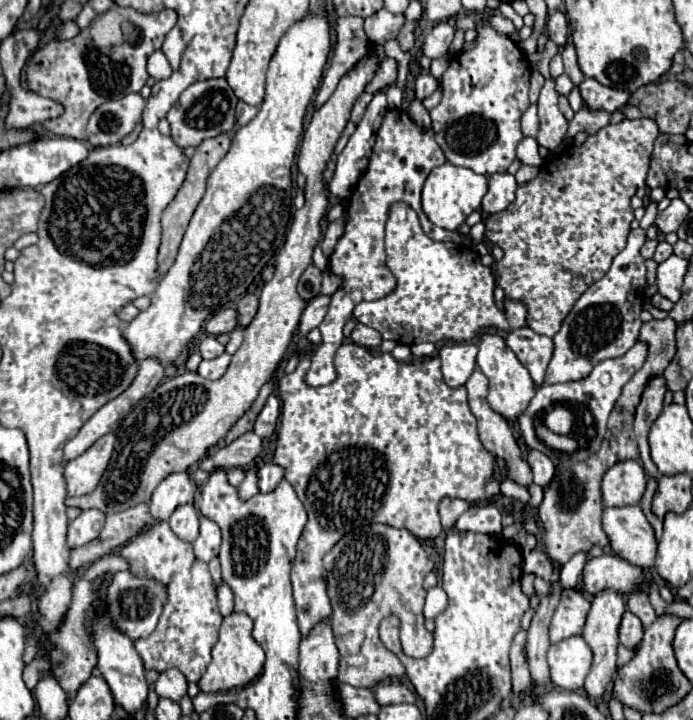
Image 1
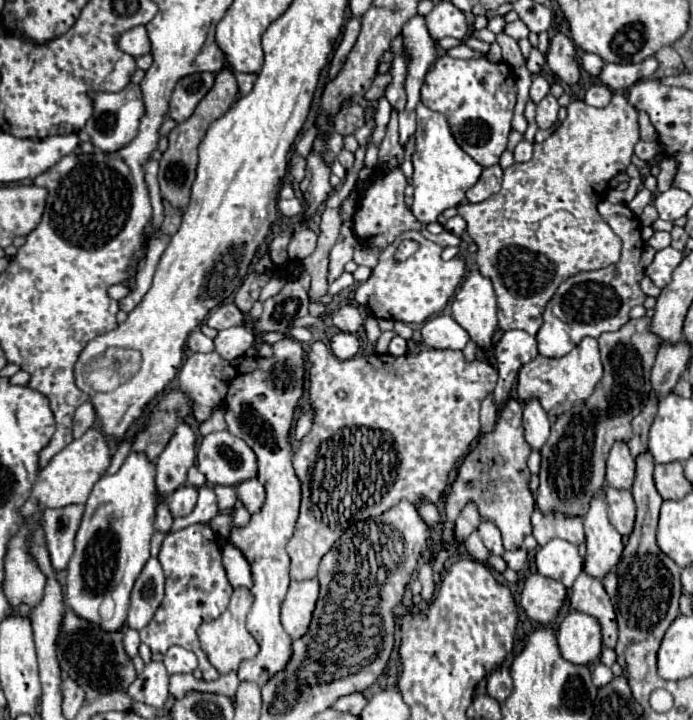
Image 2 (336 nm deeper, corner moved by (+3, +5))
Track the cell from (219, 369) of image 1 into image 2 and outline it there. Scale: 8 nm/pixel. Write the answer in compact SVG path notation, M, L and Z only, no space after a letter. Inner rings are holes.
M232 326L226 330L220 330L218 336L214 338L216 344L216 352L226 358L226 360L234 360L246 354L248 348L252 348L256 336L252 330L246 330L244 326Z

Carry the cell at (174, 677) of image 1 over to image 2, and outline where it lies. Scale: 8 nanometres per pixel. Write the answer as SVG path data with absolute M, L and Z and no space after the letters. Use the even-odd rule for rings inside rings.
M172 646L164 654L164 666L168 674L182 674L182 672L194 672L198 666L198 660L194 652L182 648L182 646Z

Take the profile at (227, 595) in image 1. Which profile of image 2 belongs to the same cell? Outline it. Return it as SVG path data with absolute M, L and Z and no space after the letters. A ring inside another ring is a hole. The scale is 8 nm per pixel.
M226 544L222 548L222 564L232 588L252 588L250 564L246 562L246 558L236 546Z

